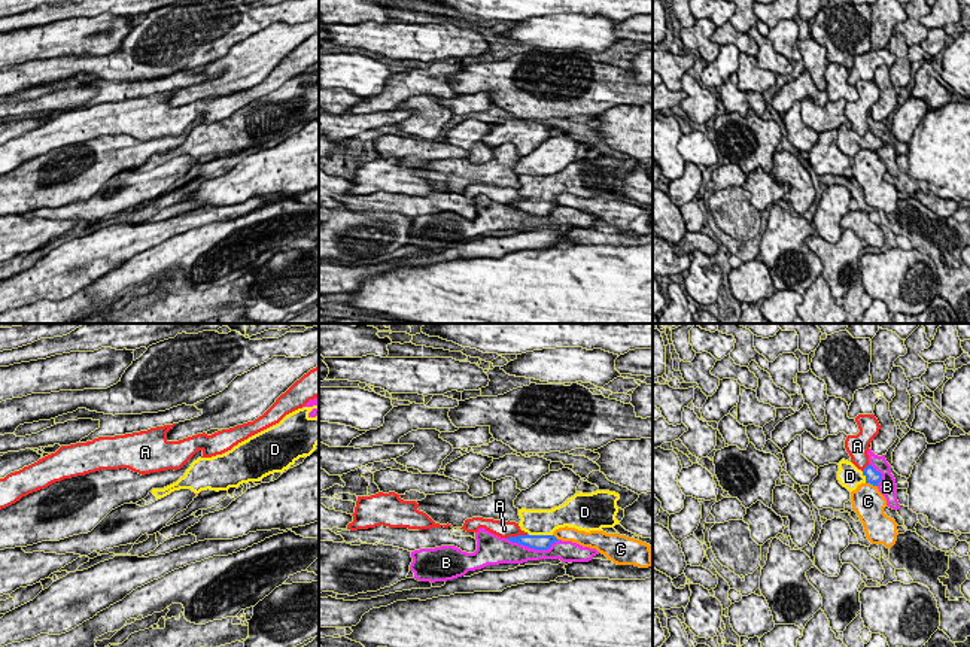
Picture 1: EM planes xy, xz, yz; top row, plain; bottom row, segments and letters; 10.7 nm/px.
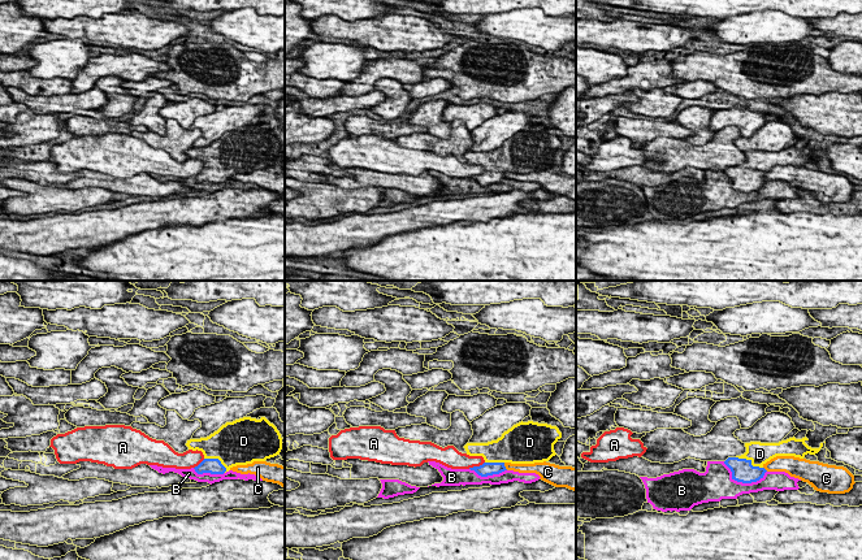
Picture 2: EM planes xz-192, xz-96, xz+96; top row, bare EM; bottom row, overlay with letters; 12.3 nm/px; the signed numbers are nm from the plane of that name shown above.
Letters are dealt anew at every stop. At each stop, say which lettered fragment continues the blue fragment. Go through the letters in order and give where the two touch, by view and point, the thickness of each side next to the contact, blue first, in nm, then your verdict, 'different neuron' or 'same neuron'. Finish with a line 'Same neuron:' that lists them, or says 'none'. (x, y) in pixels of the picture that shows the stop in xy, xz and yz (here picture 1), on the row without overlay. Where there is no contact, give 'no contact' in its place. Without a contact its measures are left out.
A: xz (519, 202) | 160/190 nm | different neuron
B: xz (532, 213) | 160/240 nm | different neuron
C: yz (872, 149) | 160/340 nm | different neuron
D: xz (540, 202) | 160/280 nm | same neuron
Same neuron: D

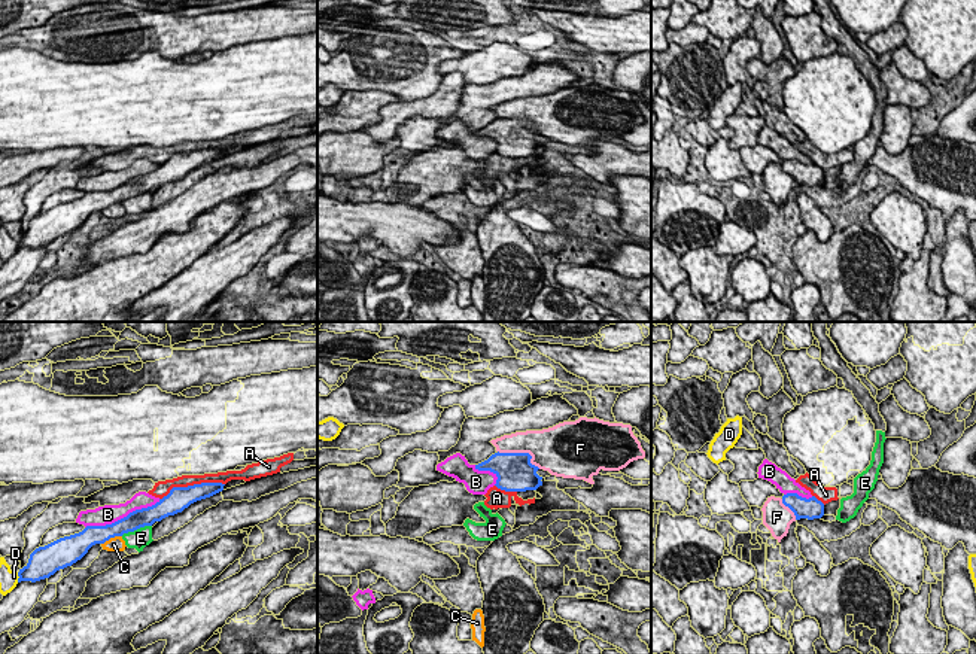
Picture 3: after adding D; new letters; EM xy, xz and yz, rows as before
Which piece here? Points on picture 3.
A: xy (191, 152) | 260/130 nm | different neuron
B: xy (124, 183) | 200/220 nm | different neuron
C: xy (111, 203) | 220/160 nm | different neuron
D: xy (18, 242) | 280/190 nm | different neuron
E: xy (136, 195) | 200/200 nm | different neuron
F: xz (522, 119) | 400/340 nm | different neuron
Same neuron: none

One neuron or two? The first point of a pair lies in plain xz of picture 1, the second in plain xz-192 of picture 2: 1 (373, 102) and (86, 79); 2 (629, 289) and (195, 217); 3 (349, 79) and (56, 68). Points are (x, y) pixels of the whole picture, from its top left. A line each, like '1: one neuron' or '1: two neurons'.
1: one neuron
2: two neurons
3: one neuron

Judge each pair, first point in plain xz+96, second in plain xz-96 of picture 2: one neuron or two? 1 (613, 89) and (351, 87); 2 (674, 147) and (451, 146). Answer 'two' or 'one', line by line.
1: one
2: one

